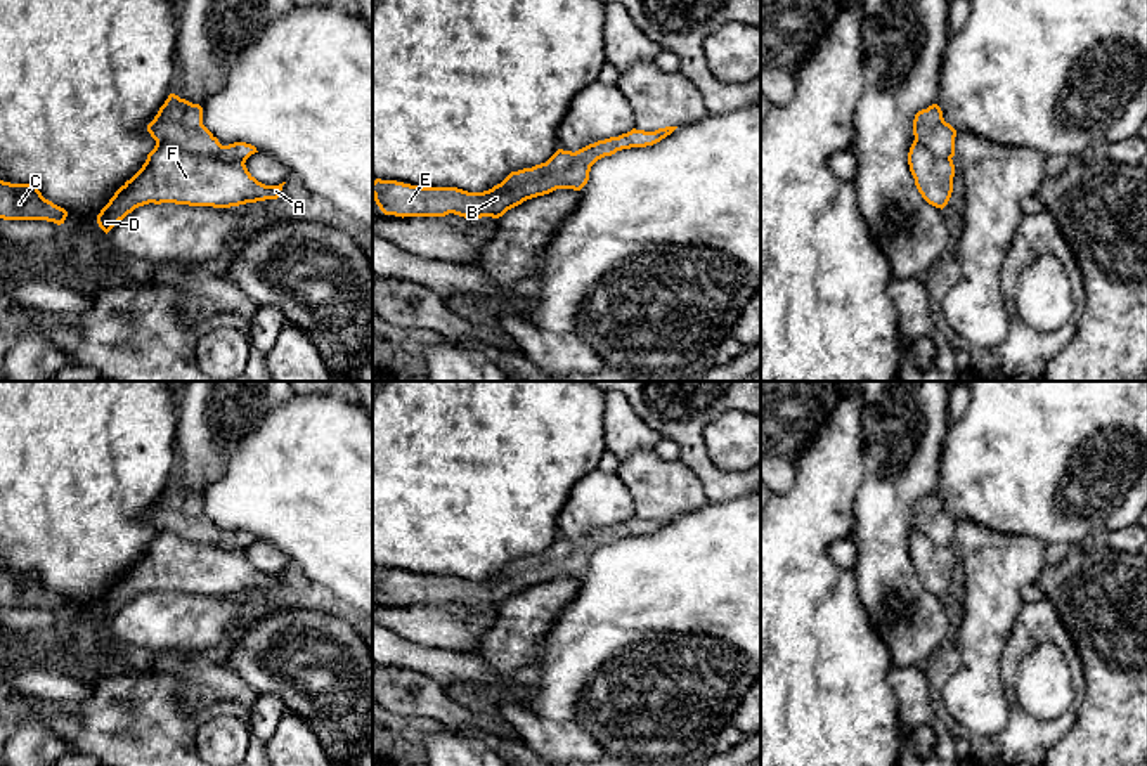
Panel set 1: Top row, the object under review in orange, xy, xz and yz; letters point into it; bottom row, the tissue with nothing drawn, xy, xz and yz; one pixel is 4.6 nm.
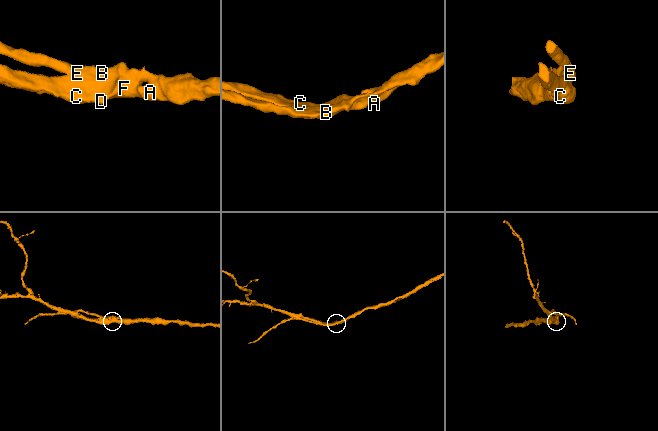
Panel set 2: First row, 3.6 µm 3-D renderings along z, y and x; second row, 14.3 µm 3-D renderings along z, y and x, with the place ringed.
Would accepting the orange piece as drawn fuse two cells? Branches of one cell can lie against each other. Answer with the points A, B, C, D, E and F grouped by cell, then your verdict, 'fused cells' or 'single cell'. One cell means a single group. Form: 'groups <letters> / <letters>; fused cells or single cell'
groups A B C D E F; single cell

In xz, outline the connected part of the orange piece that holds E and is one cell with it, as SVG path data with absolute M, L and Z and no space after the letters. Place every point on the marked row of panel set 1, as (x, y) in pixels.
M677 127L655 132L632 128L619 137L589 144L575 153L558 149L546 163L511 172L501 184L483 192L468 192L457 187L421 187L397 180L373 182L373 196L385 215L395 217L445 217L499 218L527 199L549 194L556 189L580 191L591 166L617 151L646 147L671 135Z

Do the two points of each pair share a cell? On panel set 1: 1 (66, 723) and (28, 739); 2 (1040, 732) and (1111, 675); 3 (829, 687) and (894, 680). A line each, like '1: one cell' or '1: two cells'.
1: two cells
2: two cells
3: two cells

